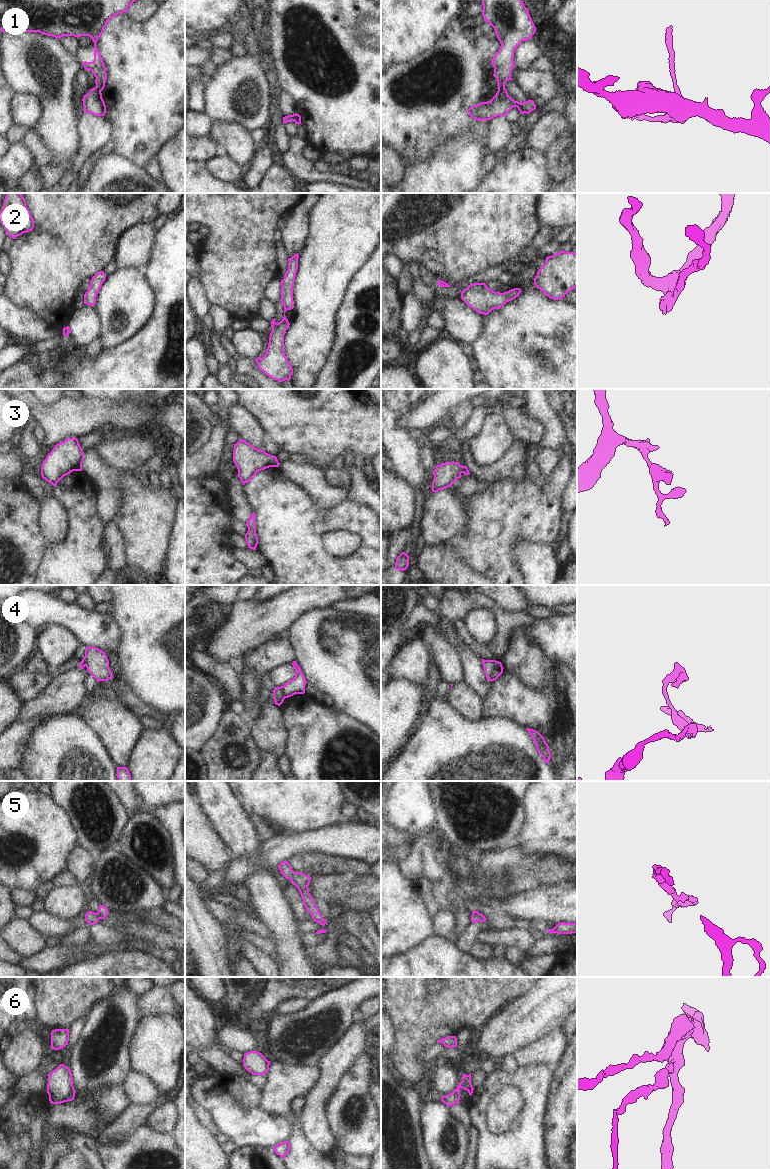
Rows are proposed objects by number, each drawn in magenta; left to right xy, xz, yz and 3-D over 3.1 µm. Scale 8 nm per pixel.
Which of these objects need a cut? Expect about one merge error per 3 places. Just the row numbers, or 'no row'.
1, 4

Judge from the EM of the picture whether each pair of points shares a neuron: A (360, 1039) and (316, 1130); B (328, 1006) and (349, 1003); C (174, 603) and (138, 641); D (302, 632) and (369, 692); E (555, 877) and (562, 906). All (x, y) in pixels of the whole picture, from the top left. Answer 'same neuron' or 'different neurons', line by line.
A: same neuron
B: same neuron
C: same neuron
D: same neuron
E: different neurons

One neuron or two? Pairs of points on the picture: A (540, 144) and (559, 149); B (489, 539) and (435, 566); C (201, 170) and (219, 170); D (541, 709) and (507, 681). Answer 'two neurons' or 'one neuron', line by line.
A: two neurons
B: two neurons
C: two neurons
D: one neuron

